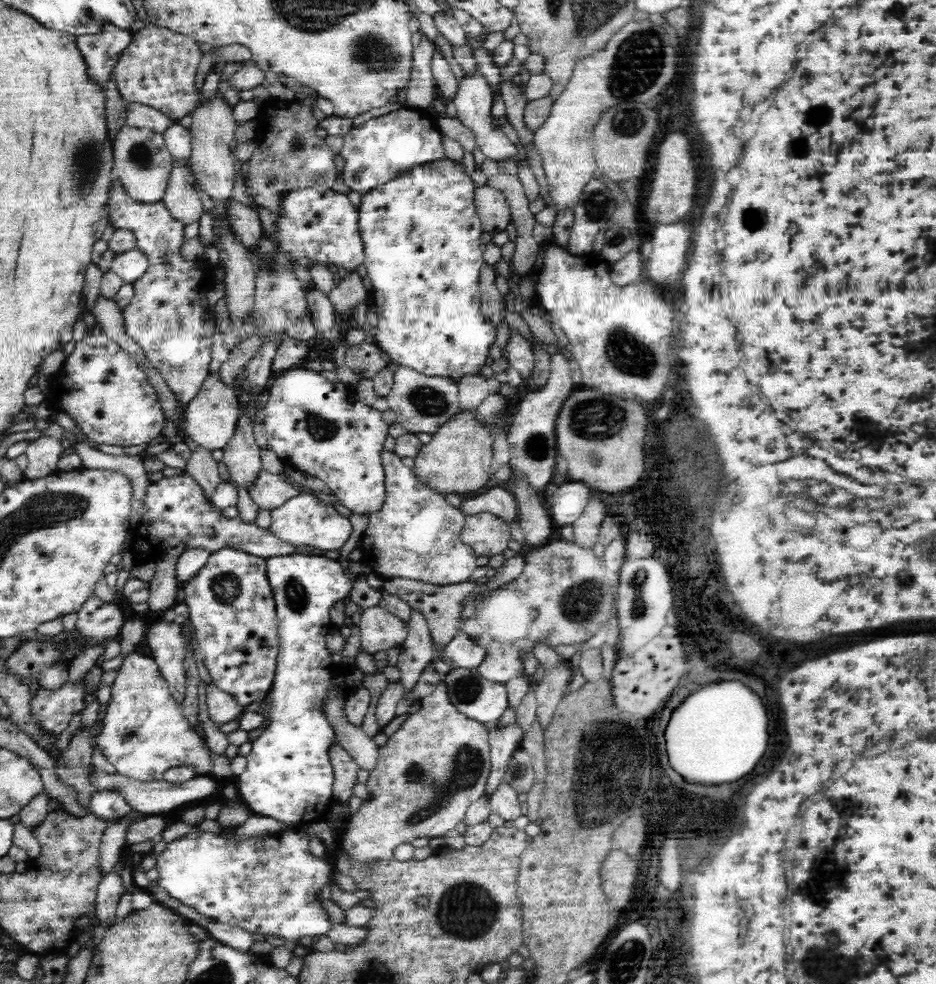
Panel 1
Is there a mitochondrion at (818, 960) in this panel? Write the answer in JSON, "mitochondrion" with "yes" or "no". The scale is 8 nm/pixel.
{"mitochondrion":"no"}

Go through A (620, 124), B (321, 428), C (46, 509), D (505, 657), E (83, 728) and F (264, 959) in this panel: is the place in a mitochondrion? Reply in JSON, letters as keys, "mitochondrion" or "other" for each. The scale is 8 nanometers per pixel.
{"A":"mitochondrion","B":"mitochondrion","C":"mitochondrion","D":"other","E":"other","F":"other"}

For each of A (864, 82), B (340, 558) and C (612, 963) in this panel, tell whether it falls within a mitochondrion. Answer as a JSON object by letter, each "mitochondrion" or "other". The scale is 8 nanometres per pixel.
{"A":"other","B":"other","C":"mitochondrion"}

